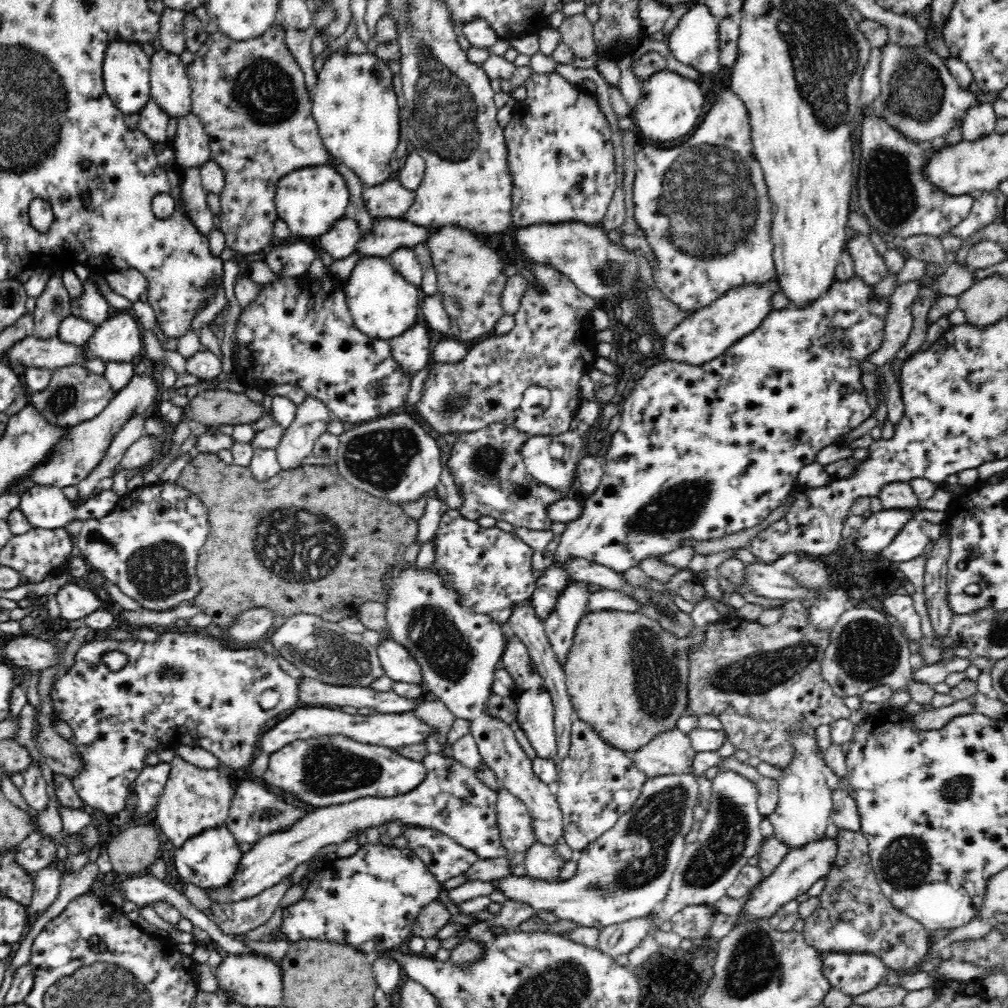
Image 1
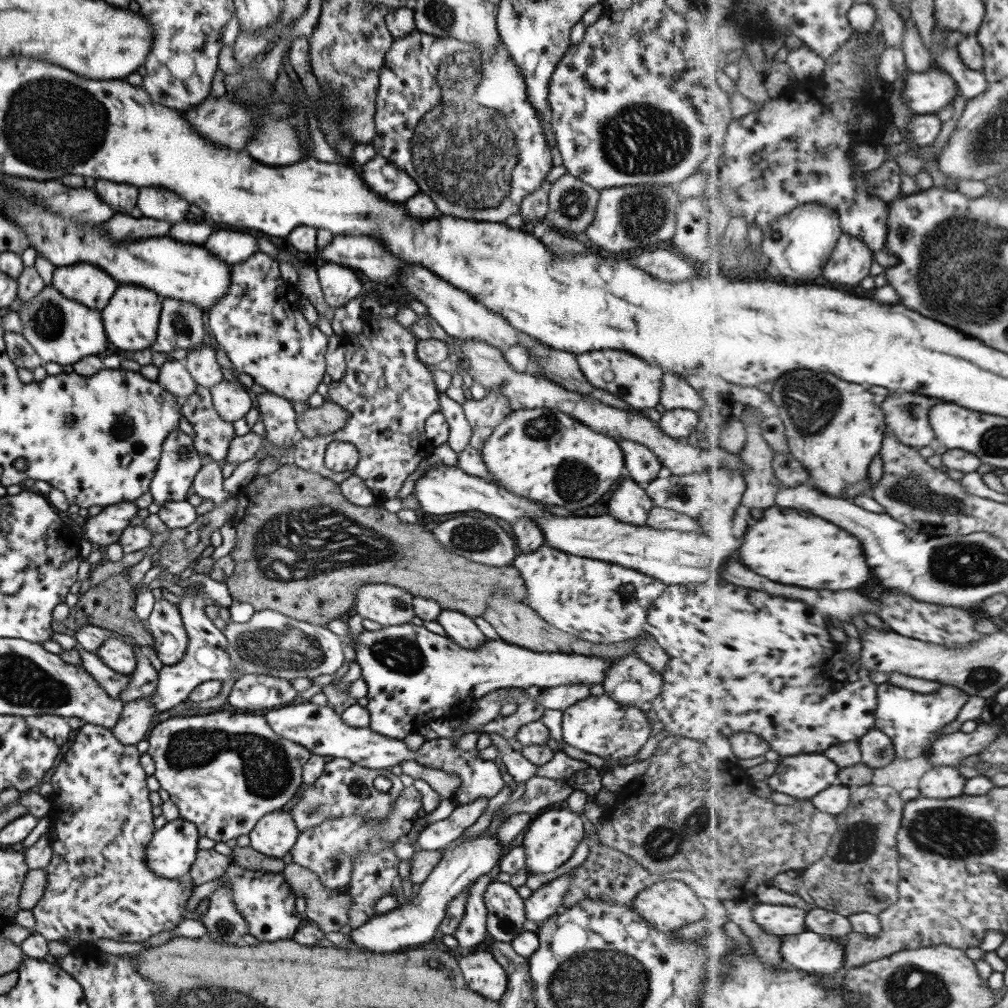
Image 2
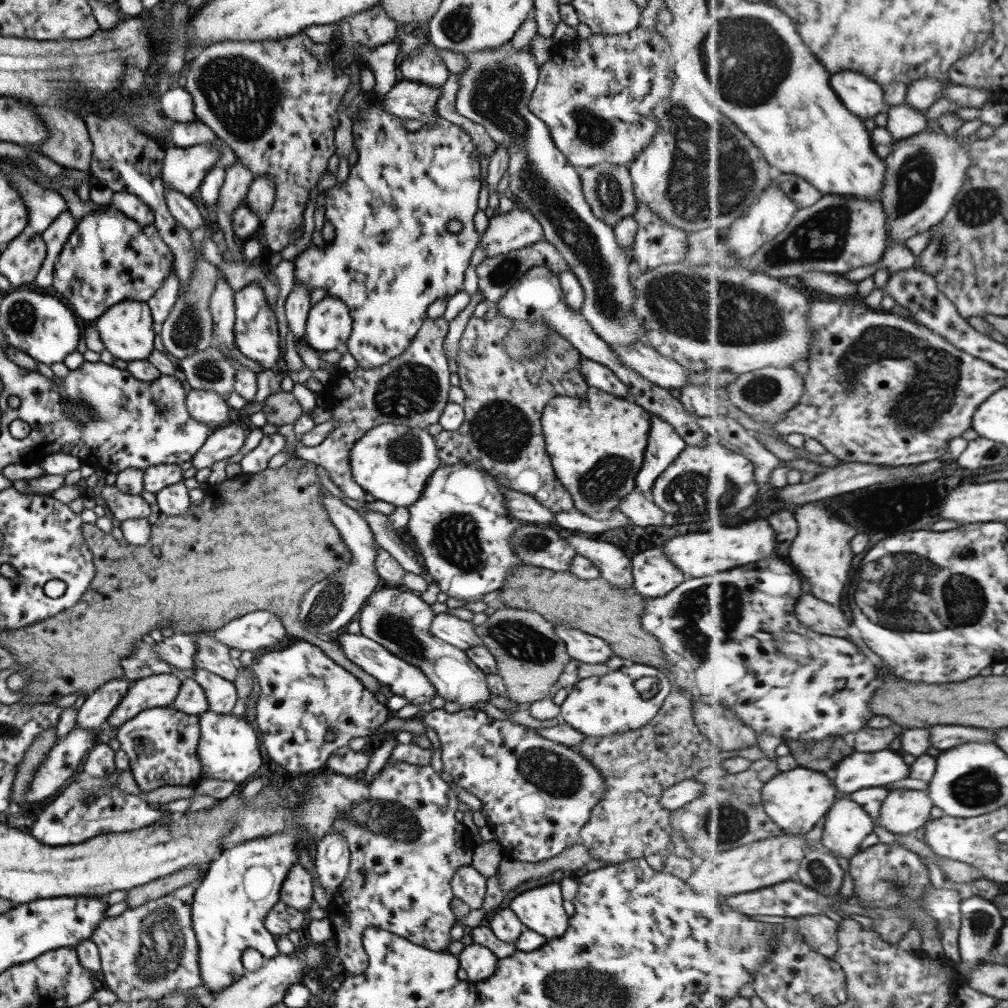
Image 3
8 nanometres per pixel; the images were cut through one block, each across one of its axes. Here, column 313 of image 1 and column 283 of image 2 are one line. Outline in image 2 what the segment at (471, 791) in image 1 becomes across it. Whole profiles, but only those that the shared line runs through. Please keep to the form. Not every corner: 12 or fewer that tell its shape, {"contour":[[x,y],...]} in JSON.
{"contour":[[288,807],[261,816],[247,833],[249,846],[283,858],[298,830]]}

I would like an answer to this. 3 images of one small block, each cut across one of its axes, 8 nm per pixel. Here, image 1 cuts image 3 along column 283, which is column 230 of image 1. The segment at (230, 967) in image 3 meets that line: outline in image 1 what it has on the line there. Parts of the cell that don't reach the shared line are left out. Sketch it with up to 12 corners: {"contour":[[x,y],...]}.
{"contour":[[226,826],[191,836],[175,851],[185,883],[225,885],[242,852]]}

